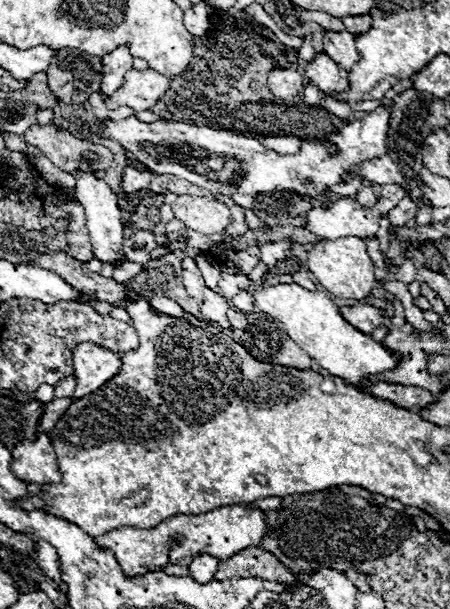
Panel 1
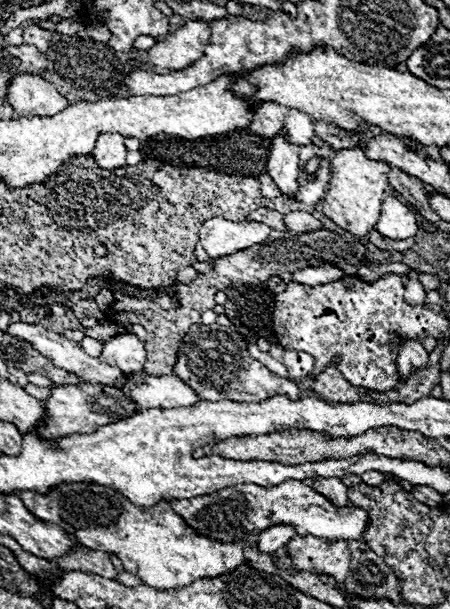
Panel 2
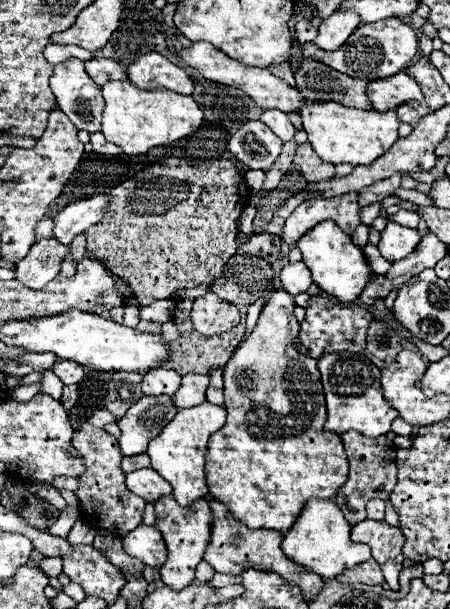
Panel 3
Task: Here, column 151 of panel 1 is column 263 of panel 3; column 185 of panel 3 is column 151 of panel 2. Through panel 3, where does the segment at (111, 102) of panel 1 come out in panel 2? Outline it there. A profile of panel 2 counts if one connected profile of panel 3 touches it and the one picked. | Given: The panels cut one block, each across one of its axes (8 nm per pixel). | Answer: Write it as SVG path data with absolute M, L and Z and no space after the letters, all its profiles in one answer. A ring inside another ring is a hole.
M188 20L182 28L172 32L166 40L148 50L148 60L154 66L168 70L182 70L200 60L210 38L210 26L202 20Z

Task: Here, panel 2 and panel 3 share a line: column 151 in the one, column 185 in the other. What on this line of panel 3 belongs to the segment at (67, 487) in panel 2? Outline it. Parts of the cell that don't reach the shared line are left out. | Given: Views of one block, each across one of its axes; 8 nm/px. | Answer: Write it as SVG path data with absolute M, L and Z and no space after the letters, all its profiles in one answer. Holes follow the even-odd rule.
M162 496L154 502L156 510L156 528L162 532L164 542L168 546L168 560L160 568L162 582L168 588L186 588L186 584L194 582L196 564L202 562L202 556L210 544L210 526L212 526L212 510L206 500L198 500L190 504L190 508L182 508L172 500L172 496Z

